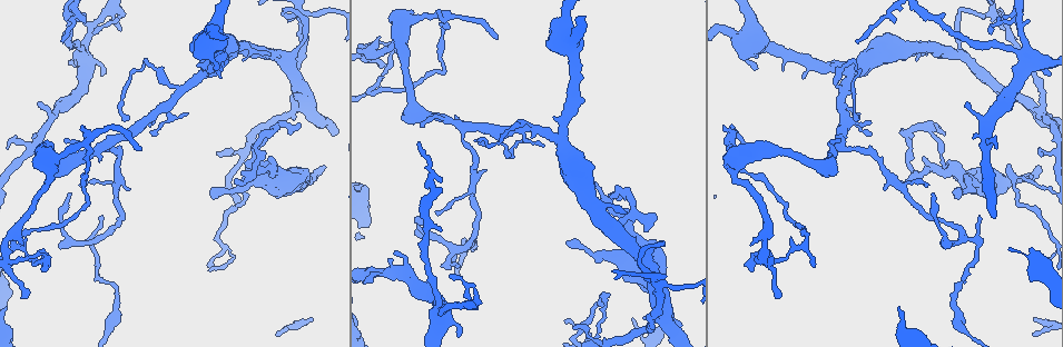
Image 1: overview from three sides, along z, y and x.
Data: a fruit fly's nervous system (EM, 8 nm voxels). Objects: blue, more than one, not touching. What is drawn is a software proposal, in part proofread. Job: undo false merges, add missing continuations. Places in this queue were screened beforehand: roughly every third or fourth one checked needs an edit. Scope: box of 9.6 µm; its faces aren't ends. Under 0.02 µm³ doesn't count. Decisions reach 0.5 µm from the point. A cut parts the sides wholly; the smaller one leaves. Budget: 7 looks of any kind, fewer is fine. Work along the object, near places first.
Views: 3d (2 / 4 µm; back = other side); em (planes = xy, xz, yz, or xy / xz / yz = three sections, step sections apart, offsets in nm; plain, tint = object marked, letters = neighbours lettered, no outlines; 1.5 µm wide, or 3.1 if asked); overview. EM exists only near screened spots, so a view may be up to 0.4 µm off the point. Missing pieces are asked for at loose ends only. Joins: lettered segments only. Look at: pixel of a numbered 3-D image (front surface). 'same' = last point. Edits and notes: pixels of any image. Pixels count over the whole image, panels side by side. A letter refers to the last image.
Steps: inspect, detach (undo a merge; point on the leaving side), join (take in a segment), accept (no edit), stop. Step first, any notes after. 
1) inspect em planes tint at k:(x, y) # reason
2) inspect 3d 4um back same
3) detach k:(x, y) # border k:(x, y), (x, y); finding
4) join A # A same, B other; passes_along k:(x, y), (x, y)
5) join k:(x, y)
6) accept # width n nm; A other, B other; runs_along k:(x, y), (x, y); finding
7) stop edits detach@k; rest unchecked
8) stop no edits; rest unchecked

inspect 3d 2um at 1:(1030, 176) # thin end

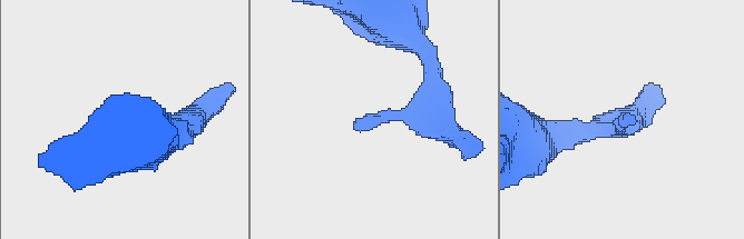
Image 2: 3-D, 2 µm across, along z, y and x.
inspect em planes letters at 2:(627, 119)

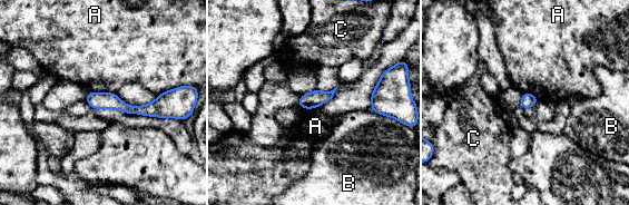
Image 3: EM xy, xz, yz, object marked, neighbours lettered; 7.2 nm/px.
accept # A other, B other, C other; runs_along 3:(167, 94), (151, 109), (89, 99); none of them fits

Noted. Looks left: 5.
inspect 3d 2um at 1:(956, 196) # an open end

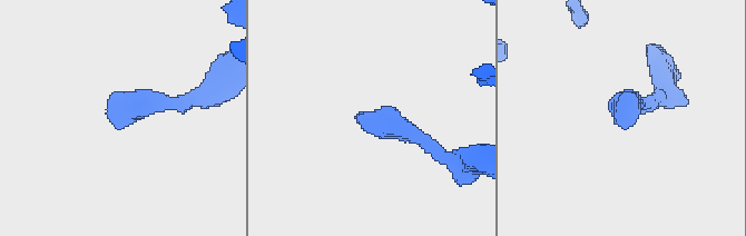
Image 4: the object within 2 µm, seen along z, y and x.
inspect em yz step 8 letters at 4:(623, 127) # shape alone is not enough

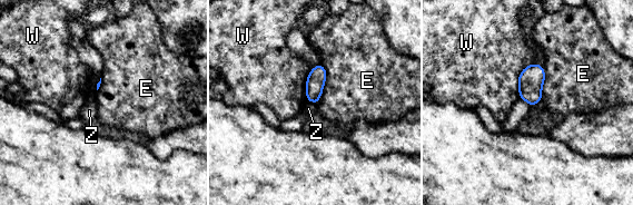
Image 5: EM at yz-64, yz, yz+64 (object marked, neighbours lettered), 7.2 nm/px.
accept # E other, W other, Z other; border 5:(320, 62), (326, 81), (315, 105); none of them fits

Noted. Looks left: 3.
inspect em planes letters at 1:(748, 174)

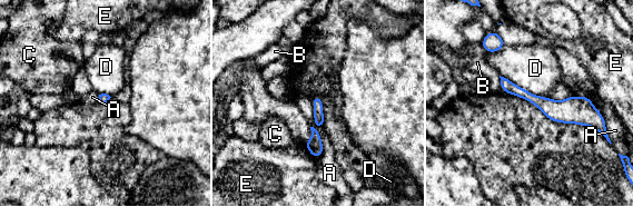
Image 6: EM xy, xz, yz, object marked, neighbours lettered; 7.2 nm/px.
accept # longest_contact D 380 nm; A other, B other, C other, D other, E other; runs_along 6:(503, 80), (554, 110), (596, 117); all the same cell

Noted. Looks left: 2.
stop no edits; rest unchecked

